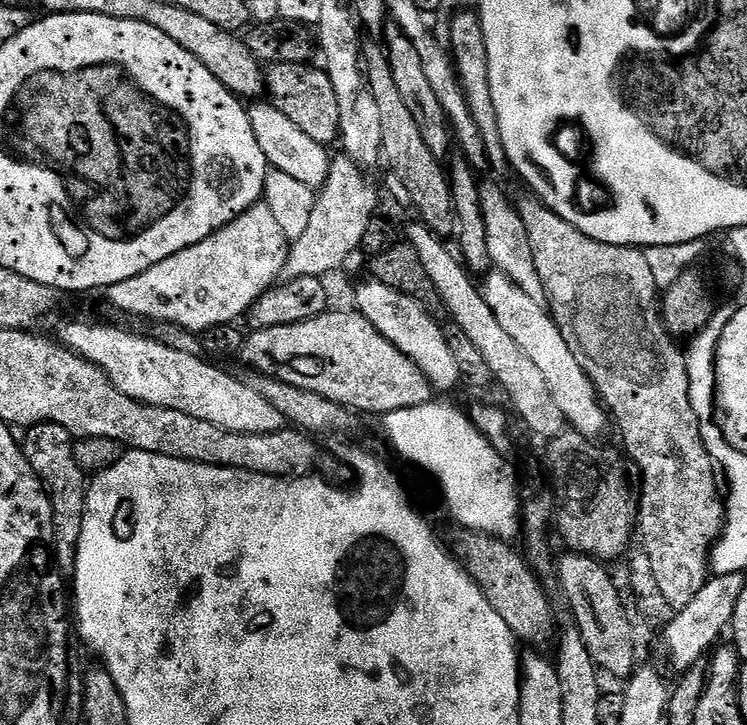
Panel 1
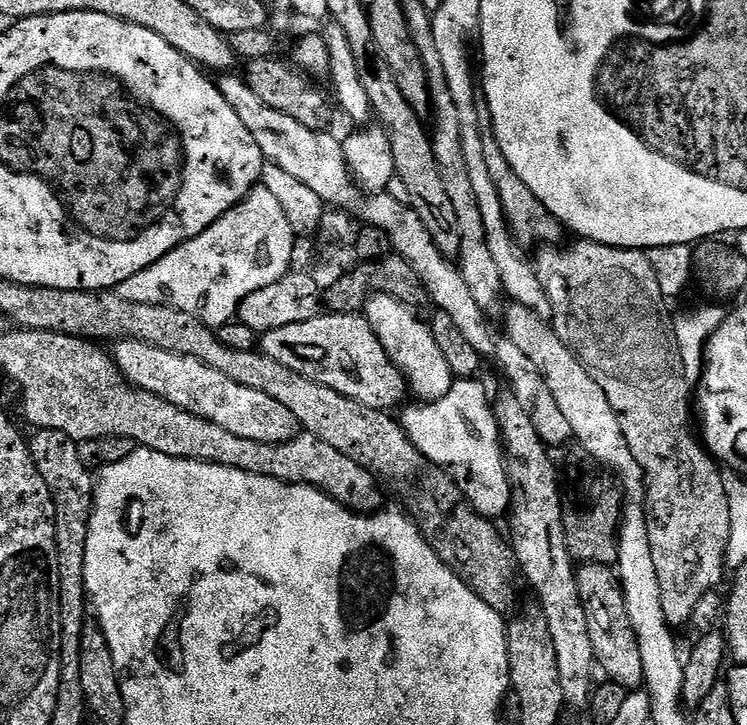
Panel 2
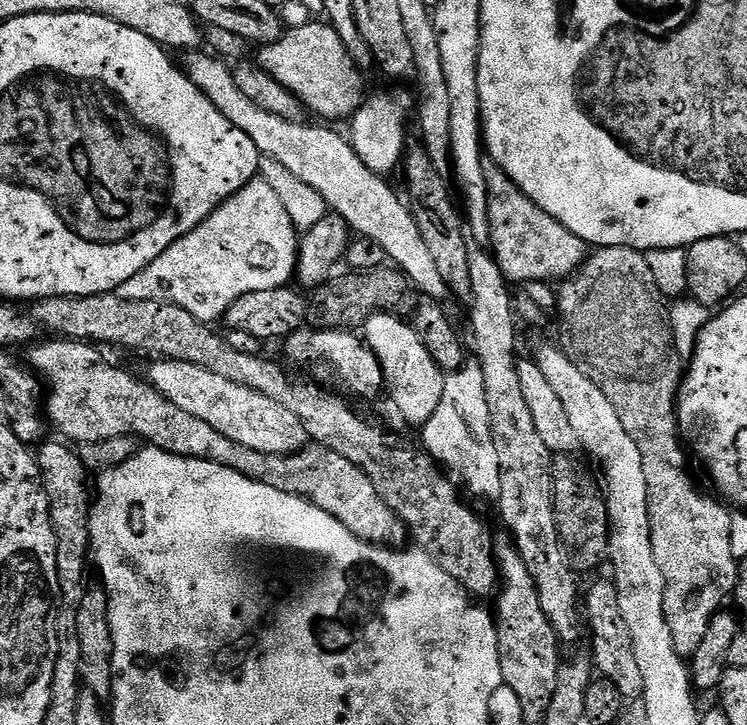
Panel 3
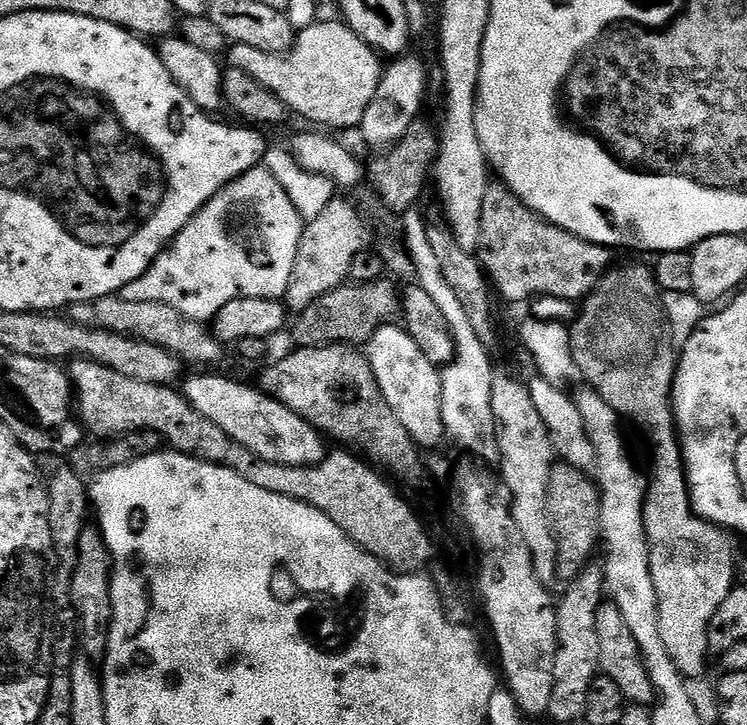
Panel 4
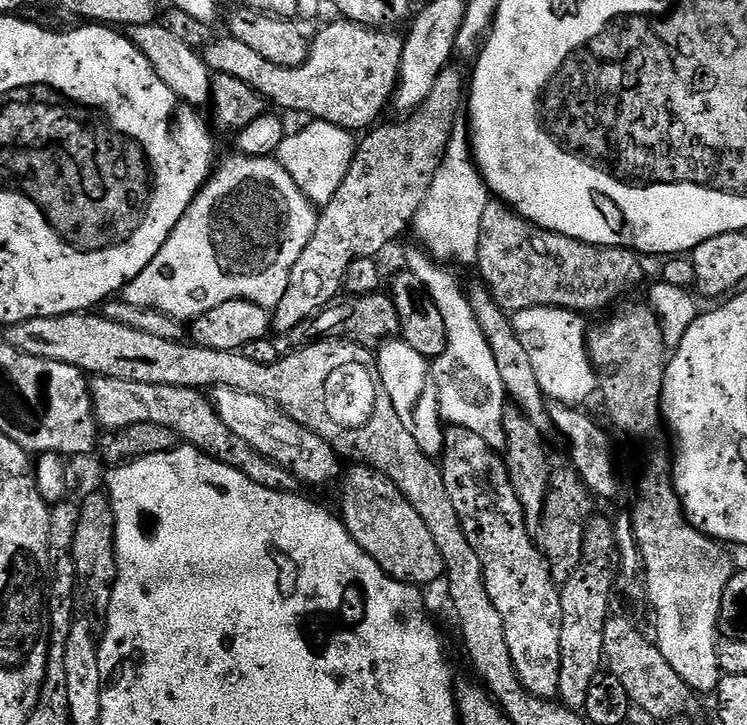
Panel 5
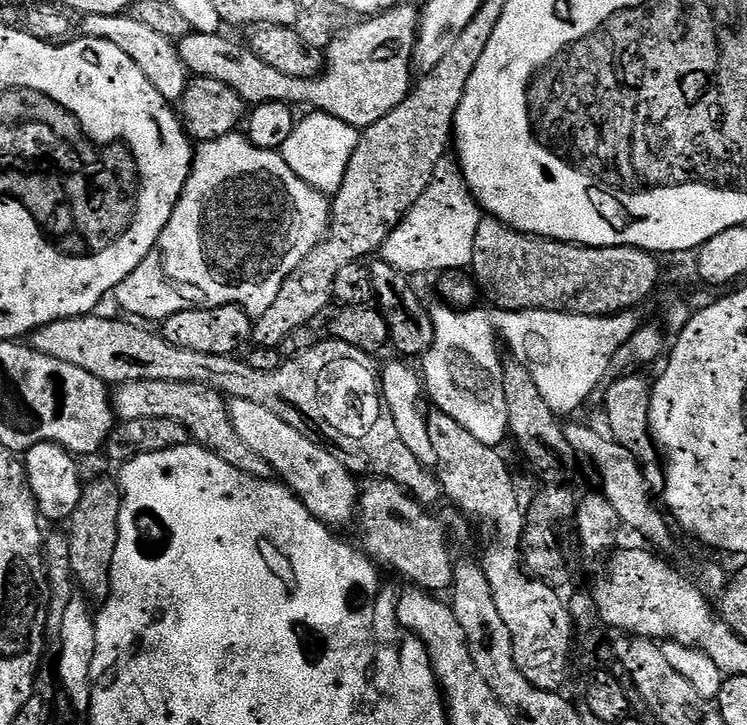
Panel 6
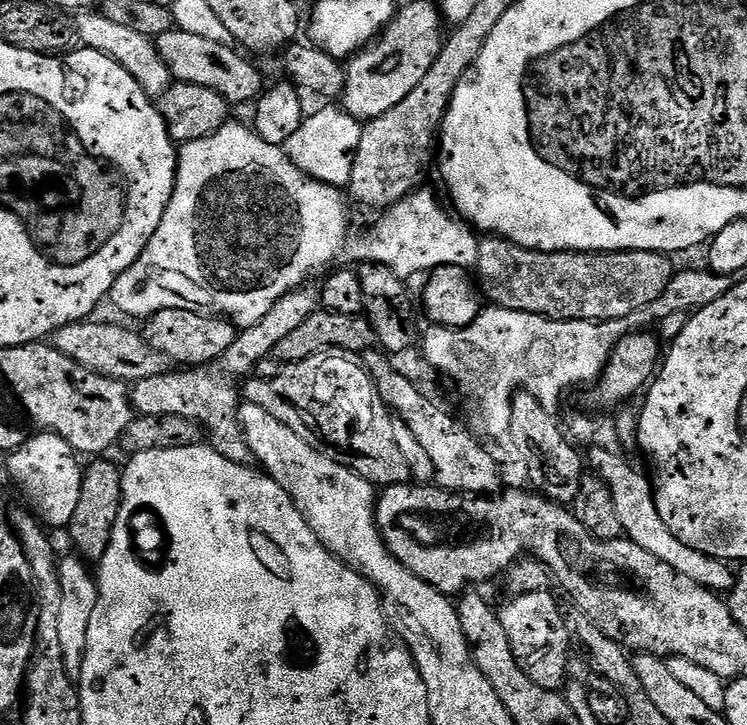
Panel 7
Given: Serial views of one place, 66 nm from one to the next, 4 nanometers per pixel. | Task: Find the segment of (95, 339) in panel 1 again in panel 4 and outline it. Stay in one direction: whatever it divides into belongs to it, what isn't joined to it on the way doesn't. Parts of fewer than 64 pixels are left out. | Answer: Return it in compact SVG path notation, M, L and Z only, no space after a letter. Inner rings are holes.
M204 370L201 376L192 376L182 384L185 398L202 418L214 422L234 441L246 446L254 454L275 464L286 466L306 466L321 464L326 455L325 437L316 431L294 410L290 410L273 396L268 396L259 387L251 388L240 380L228 376L215 376L215 371Z

